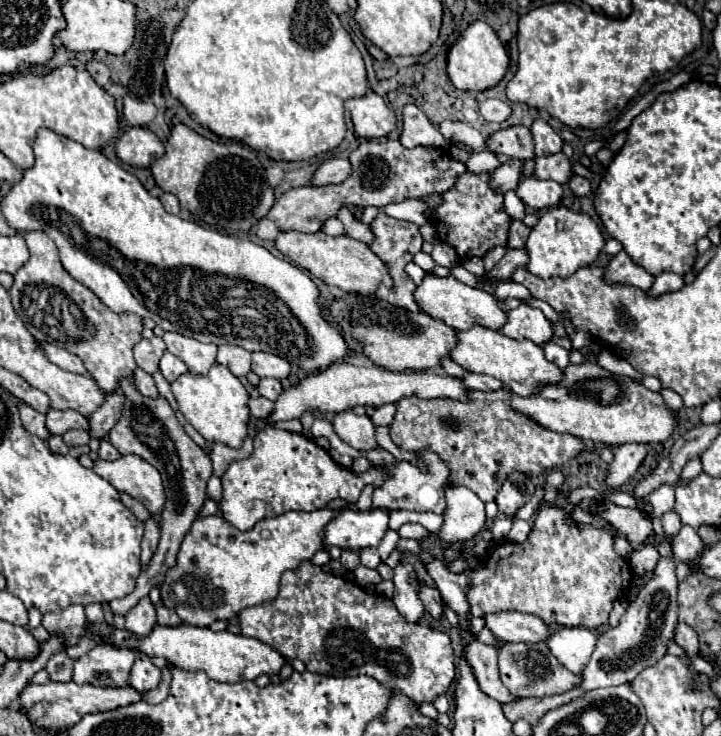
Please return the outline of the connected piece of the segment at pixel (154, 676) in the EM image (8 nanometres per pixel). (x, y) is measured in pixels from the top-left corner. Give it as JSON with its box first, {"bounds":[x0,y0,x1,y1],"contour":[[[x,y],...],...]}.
{"bounds":[129,656,161,692],"contour":[[[137,656],[131,674],[129,674],[129,684],[137,688],[139,692],[153,690],[161,680],[161,672],[153,666],[153,662],[147,656]]]}

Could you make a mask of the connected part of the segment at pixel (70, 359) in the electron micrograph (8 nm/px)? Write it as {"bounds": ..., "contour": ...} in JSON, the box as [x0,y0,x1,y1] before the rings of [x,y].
{"bounds":[39,342,89,374],"contour":[[[39,342],[39,346],[41,346],[43,354],[47,356],[47,360],[53,362],[53,364],[57,364],[59,368],[69,370],[69,372],[75,372],[75,374],[89,374],[89,372],[85,370],[83,362],[81,362],[75,354],[63,350],[63,348],[55,346],[55,344],[49,344],[49,342]]]}

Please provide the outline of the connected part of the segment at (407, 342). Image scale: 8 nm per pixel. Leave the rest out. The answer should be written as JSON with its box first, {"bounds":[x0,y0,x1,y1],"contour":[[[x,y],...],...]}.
{"bounds":[327,294,457,372],"contour":[[[347,294],[327,302],[327,320],[345,336],[347,342],[357,342],[363,354],[379,368],[391,372],[403,370],[429,370],[439,366],[439,360],[449,356],[457,342],[453,328],[445,326],[441,320],[427,316],[425,312],[409,312],[397,308],[375,294]]]}

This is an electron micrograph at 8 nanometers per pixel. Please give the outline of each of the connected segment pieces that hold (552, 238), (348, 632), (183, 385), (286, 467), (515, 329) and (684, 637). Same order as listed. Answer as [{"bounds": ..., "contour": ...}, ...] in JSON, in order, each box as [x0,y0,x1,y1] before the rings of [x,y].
[{"bounds":[525,206,605,278],"contour":[[[565,206],[549,208],[547,212],[541,214],[537,226],[533,226],[527,238],[527,244],[525,244],[525,248],[529,250],[527,270],[541,278],[551,278],[551,276],[567,278],[577,268],[593,264],[601,254],[603,246],[605,246],[603,232],[591,216],[583,212],[573,212],[571,208],[565,208]]]},{"bounds":[239,562,455,706],"contour":[[[303,562],[297,570],[281,576],[281,590],[273,602],[245,608],[239,614],[239,626],[243,636],[257,638],[273,646],[287,660],[299,658],[309,672],[321,672],[329,676],[371,676],[379,684],[407,694],[417,706],[423,702],[435,702],[435,698],[449,690],[455,680],[455,660],[451,640],[445,632],[437,632],[429,626],[407,622],[393,600],[375,592],[367,592],[359,584],[323,572],[311,562]]]},{"bounds":[171,364,251,448],"contour":[[[213,364],[213,368],[207,374],[191,374],[191,372],[181,374],[171,384],[171,392],[185,420],[209,442],[223,442],[233,448],[239,448],[243,444],[247,436],[247,422],[251,418],[247,408],[249,394],[229,368]]]},{"bounds":[221,426,385,530],"contour":[[[267,426],[253,440],[253,454],[231,462],[227,472],[221,476],[221,514],[235,528],[251,530],[259,520],[279,516],[289,510],[323,508],[333,500],[355,504],[363,486],[377,486],[383,478],[385,476],[381,476],[381,472],[377,472],[373,466],[367,472],[355,476],[303,434],[291,434],[287,430]]]},{"bounds":[499,304,553,344],"contour":[[[521,304],[515,310],[507,310],[507,322],[503,324],[503,328],[499,330],[501,334],[505,334],[507,338],[515,338],[515,340],[533,340],[535,344],[545,344],[547,340],[551,340],[553,330],[551,330],[551,322],[543,316],[541,310],[531,308],[527,304]]]},{"bounds":[675,622,699,654],"contour":[[[677,622],[675,626],[675,642],[687,650],[687,652],[693,652],[693,654],[699,654],[699,642],[697,642],[697,634],[691,626],[687,626],[685,622]]]}]

